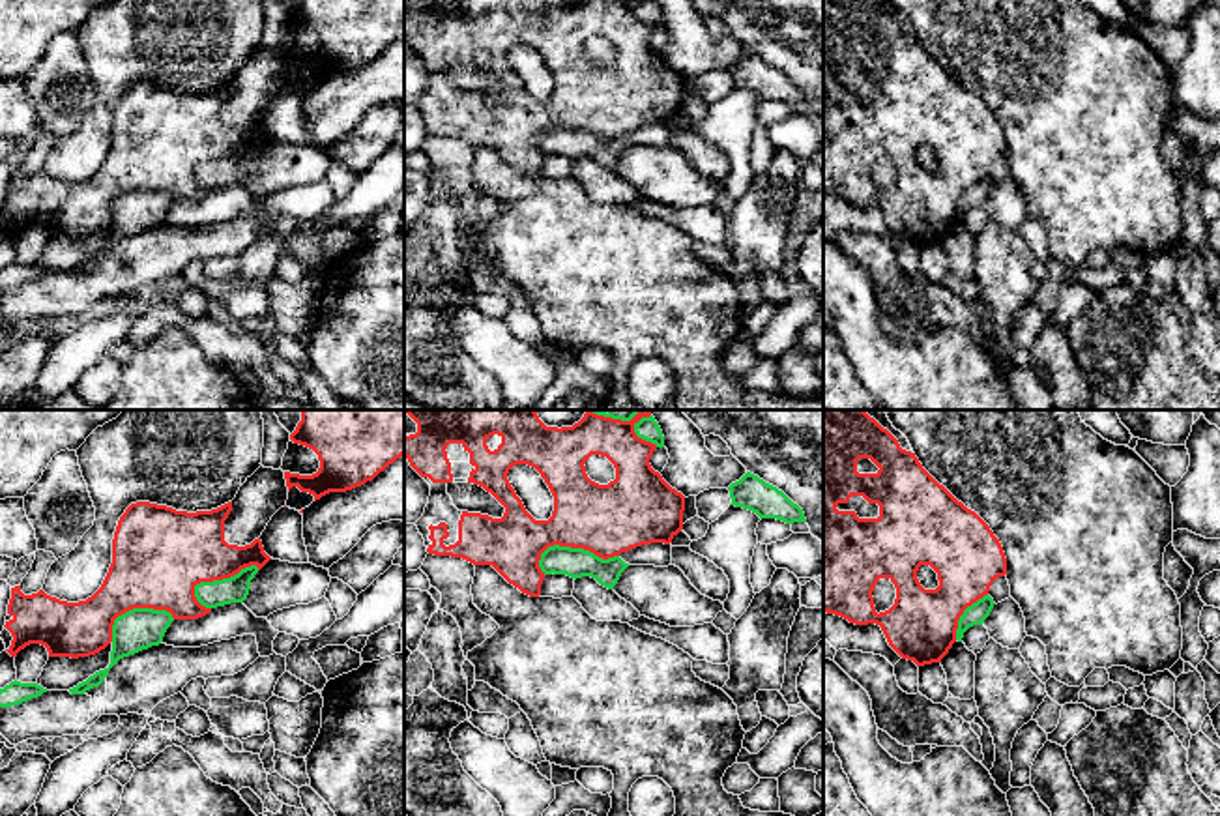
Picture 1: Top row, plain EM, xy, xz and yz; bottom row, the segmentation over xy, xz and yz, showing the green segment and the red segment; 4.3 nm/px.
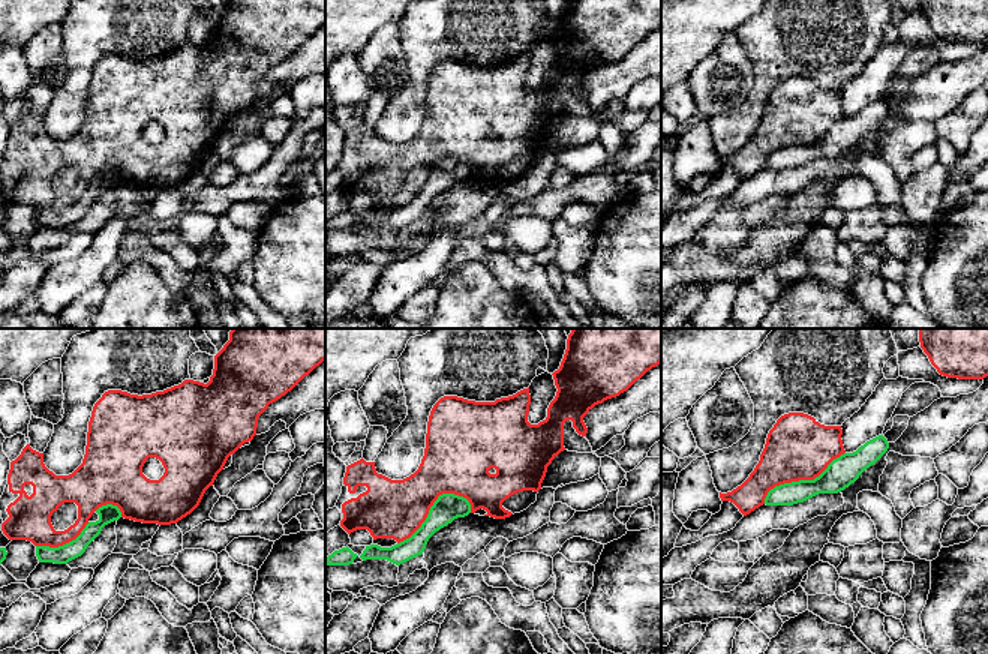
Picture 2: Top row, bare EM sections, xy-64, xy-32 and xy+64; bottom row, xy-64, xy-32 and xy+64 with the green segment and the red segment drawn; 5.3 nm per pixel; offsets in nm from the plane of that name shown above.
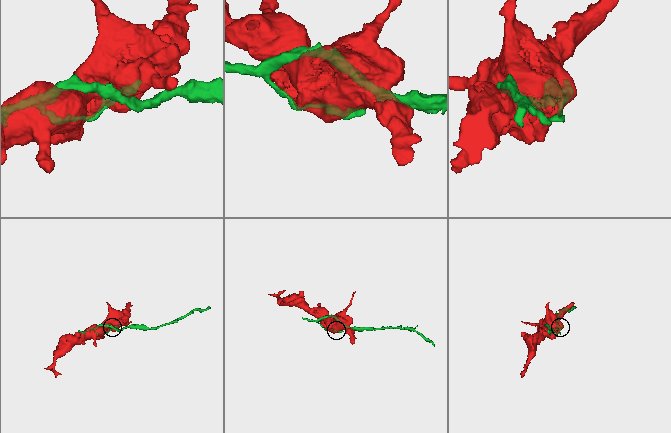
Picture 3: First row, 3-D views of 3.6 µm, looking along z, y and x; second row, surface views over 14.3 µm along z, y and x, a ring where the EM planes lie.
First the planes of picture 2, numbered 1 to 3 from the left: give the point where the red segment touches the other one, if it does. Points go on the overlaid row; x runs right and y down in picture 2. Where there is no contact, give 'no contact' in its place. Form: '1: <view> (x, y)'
1: xy-64 (63, 545)
2: xy-32 (431, 507)
3: xy+64 (801, 480)

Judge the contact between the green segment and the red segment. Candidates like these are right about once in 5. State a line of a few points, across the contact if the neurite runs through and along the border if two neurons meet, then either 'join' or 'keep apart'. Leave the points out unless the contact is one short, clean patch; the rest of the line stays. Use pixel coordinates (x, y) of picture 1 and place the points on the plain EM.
keep apart

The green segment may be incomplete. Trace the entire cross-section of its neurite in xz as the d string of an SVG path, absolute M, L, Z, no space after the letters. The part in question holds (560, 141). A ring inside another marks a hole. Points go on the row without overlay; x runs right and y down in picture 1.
M554 125L541 135L539 148L545 155L567 155L574 161L591 157L601 167L614 170L629 144L625 144L619 137L603 140L584 129Z

